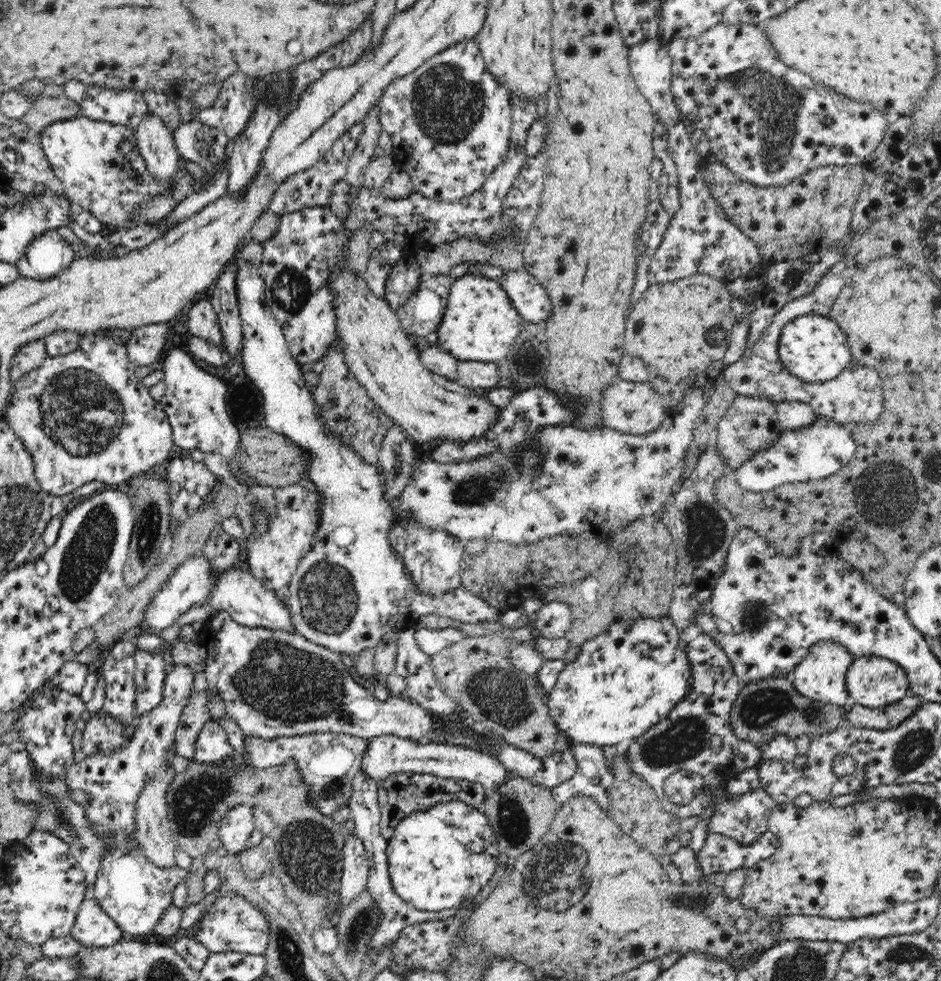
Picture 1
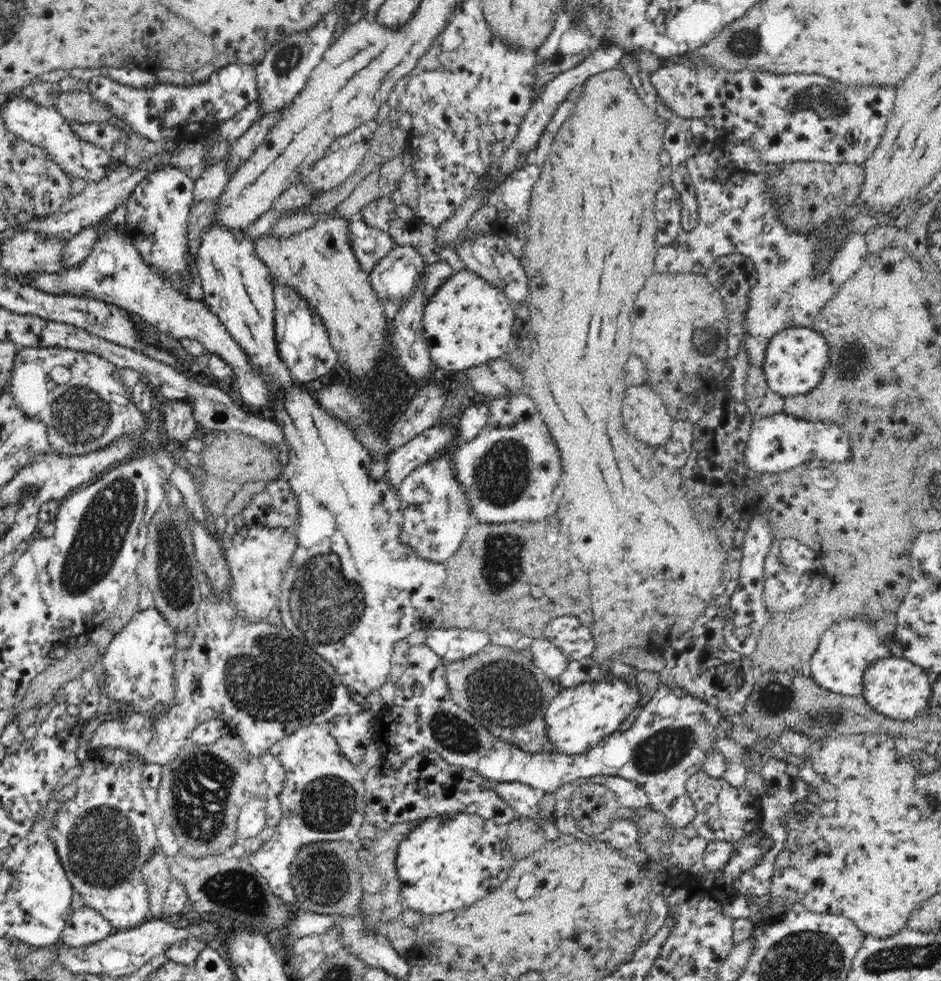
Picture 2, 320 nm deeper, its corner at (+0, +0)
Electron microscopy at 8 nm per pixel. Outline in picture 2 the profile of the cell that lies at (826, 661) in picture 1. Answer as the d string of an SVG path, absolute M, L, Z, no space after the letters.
M856 617L834 624L823 632L810 661L814 683L840 695L863 695L866 669L877 660L894 656L881 629L880 625L869 624L868 621Z

